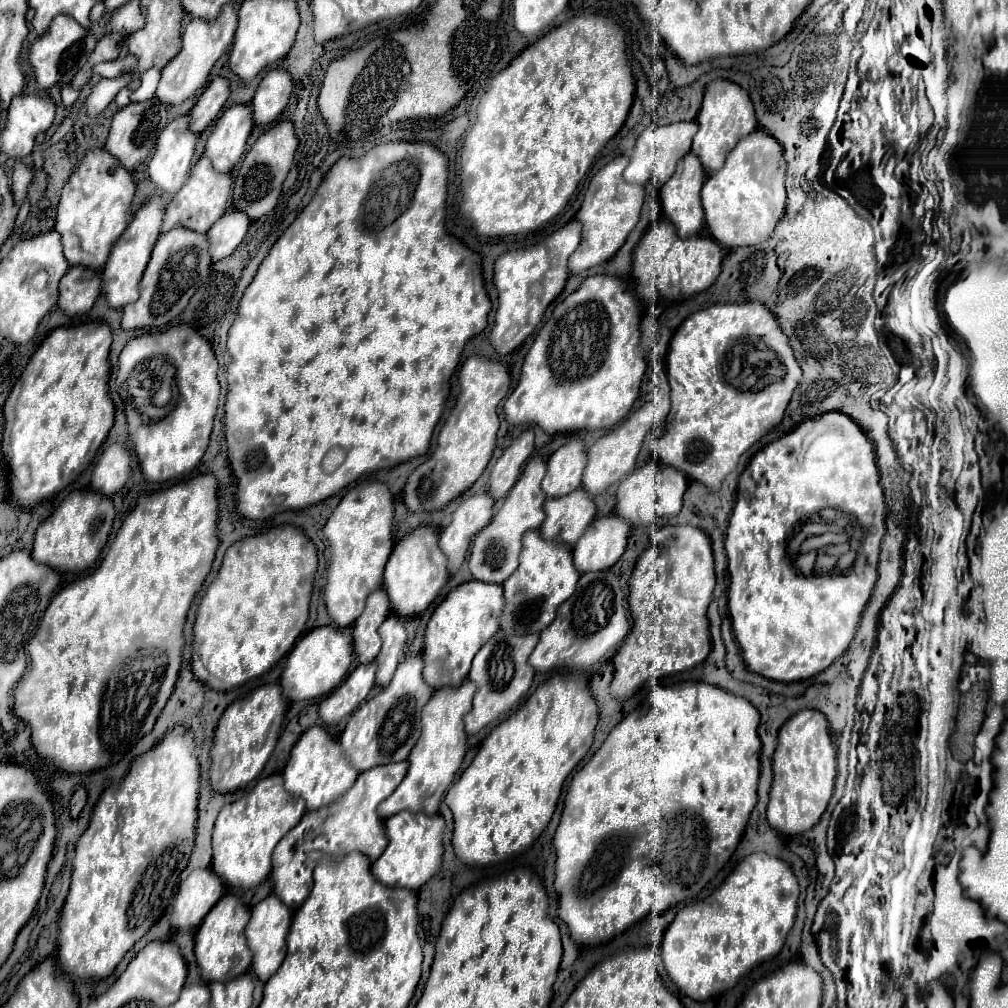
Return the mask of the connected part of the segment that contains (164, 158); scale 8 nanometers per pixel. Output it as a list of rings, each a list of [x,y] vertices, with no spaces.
[[[179,116],[163,128],[149,162],[149,176],[163,194],[173,196],[181,190],[189,178],[195,146],[197,134],[189,130],[189,116]]]

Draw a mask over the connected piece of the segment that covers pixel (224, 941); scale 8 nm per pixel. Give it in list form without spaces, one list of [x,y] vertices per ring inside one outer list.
[[[225,894],[213,908],[211,914],[207,914],[207,918],[203,918],[197,936],[195,936],[195,956],[197,956],[197,964],[203,972],[203,980],[211,982],[211,980],[219,980],[219,982],[227,982],[229,978],[235,978],[243,972],[249,970],[253,954],[247,946],[247,938],[245,938],[245,926],[251,918],[251,910],[249,906],[245,906],[241,902],[239,896],[235,894]]]

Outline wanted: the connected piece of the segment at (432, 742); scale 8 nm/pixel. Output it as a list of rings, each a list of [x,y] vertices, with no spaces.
[[[465,680],[459,688],[443,688],[423,708],[421,716],[421,738],[409,754],[409,770],[397,790],[379,804],[379,816],[385,820],[401,810],[415,810],[425,814],[437,814],[439,802],[445,798],[447,788],[453,784],[457,770],[461,768],[467,752],[467,734],[463,730],[463,716],[471,710],[475,684]]]

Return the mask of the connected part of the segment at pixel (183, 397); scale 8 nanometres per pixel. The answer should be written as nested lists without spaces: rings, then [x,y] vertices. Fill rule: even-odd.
[[[175,324],[165,332],[131,338],[119,356],[117,392],[125,402],[129,440],[135,446],[147,482],[167,482],[171,478],[179,478],[201,462],[209,444],[209,434],[213,430],[221,388],[217,380],[217,360],[211,344],[199,336],[193,326]]]

